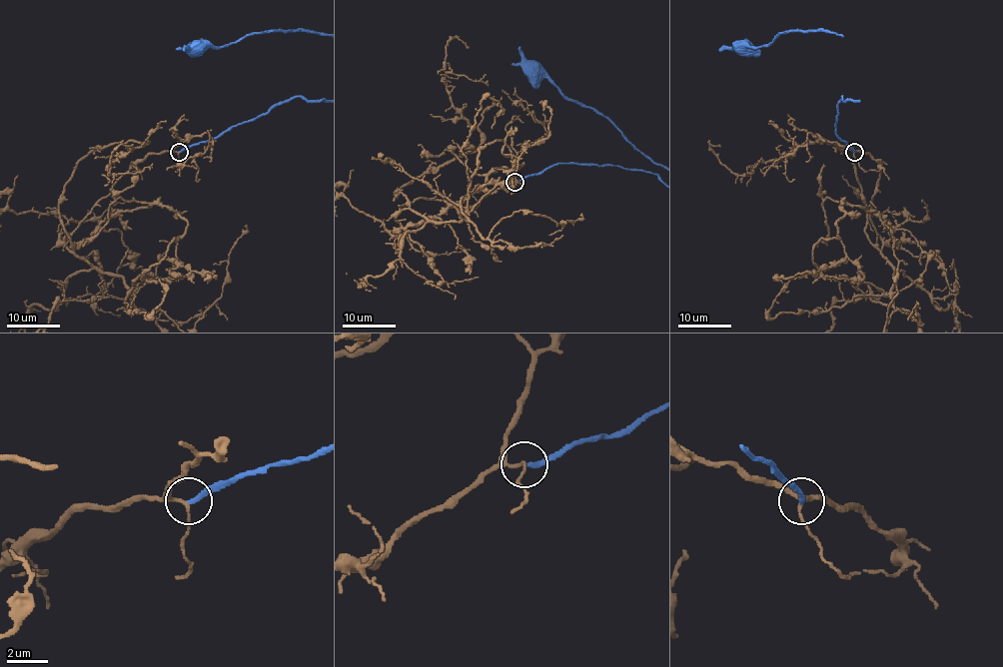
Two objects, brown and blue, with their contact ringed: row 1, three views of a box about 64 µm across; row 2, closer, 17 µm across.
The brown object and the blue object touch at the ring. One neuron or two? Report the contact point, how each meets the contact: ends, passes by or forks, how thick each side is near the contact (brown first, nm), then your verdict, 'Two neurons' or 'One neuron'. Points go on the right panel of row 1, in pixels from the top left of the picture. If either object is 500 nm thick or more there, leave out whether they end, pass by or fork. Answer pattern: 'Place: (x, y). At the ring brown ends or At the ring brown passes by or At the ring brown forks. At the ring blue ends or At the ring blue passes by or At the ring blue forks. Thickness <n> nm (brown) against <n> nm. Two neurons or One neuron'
Place: (854, 152). At the ring brown passes by. At the ring blue ends. Thickness 140 nm (brown) against 240 nm. Two neurons

